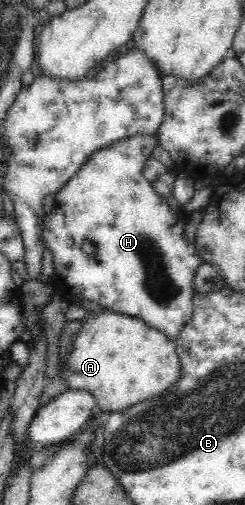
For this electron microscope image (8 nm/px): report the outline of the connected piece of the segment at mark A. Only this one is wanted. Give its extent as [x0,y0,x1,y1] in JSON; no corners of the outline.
[64,312,180,412]

